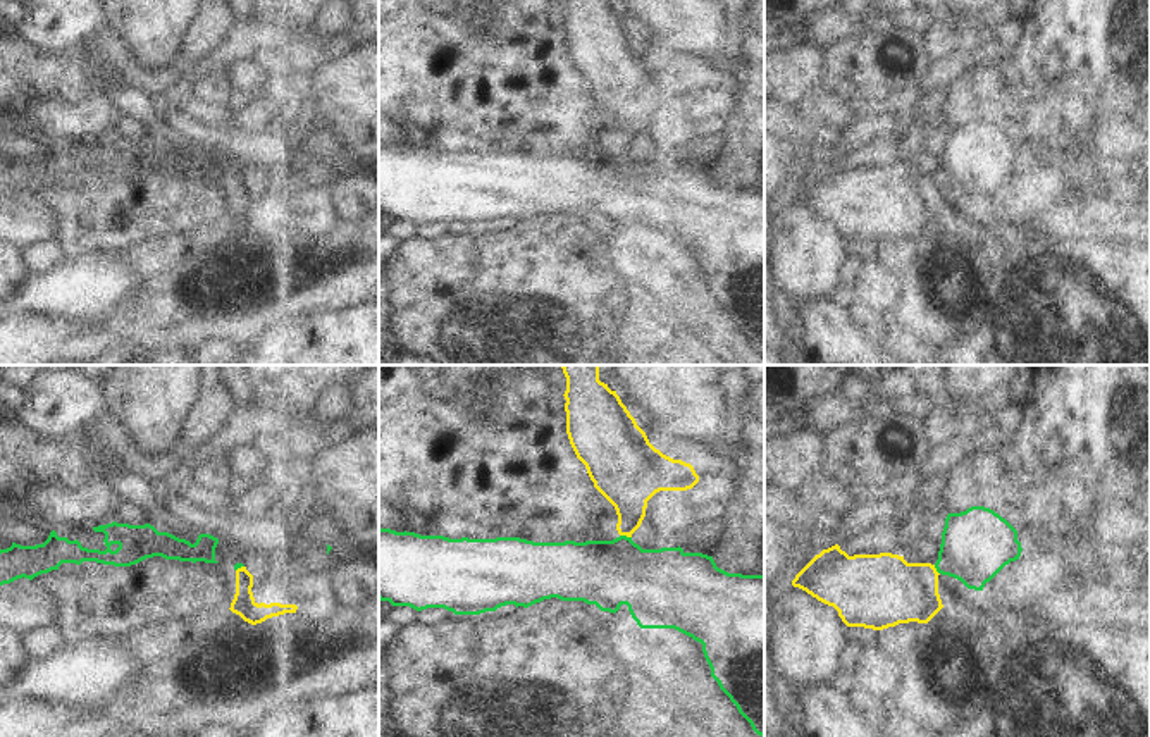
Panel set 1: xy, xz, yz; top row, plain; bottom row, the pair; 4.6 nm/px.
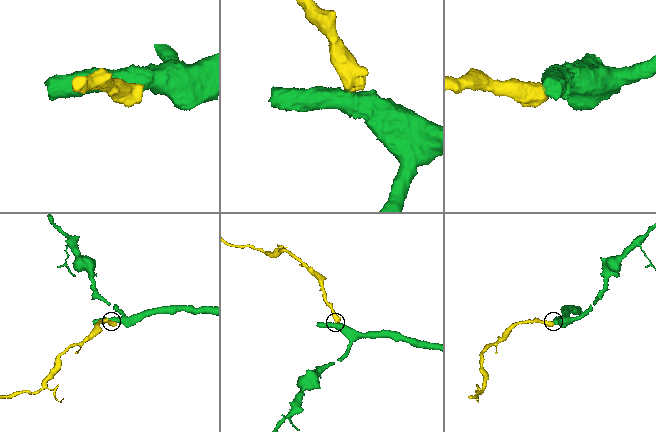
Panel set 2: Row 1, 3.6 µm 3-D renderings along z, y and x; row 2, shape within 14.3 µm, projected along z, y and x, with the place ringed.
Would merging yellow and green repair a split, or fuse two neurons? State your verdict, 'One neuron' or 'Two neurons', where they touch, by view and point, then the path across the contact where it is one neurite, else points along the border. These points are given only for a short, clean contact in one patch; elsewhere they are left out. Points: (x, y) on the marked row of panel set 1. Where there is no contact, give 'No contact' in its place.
Two neurons. Touches yellow at xz (625, 534). Boundary: xz (620, 534), (630, 538).

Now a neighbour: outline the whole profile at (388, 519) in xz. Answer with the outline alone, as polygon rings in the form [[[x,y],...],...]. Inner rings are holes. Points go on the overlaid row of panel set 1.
[[[379,501],[379,529],[391,529],[396,532],[406,530],[401,517],[384,501]]]

